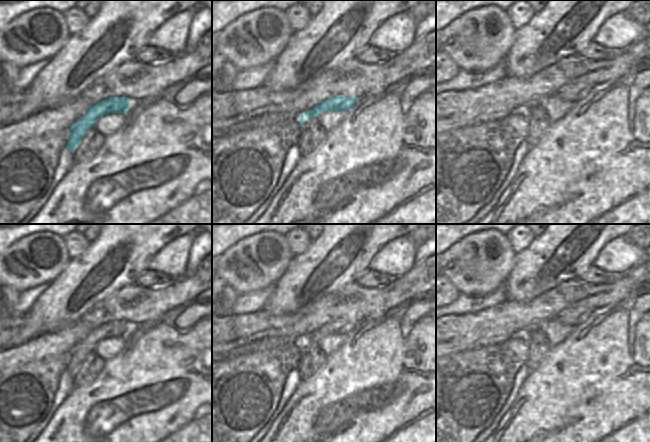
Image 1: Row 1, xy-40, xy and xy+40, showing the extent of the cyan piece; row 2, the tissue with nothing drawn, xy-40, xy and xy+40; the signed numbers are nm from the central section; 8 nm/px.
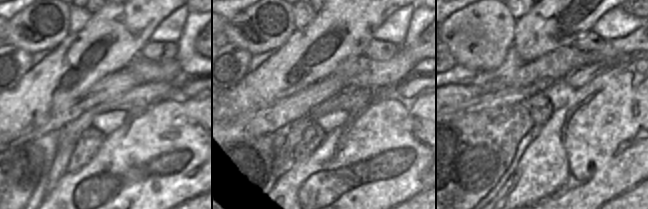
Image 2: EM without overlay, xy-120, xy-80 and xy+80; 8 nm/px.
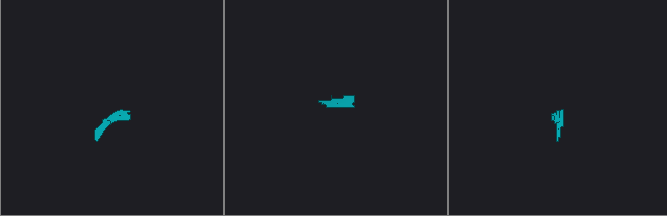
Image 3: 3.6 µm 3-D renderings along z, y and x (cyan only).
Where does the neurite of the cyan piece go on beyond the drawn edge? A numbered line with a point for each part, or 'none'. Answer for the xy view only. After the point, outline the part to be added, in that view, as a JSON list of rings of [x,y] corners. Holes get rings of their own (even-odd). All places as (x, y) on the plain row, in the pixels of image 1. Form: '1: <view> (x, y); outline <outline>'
none

